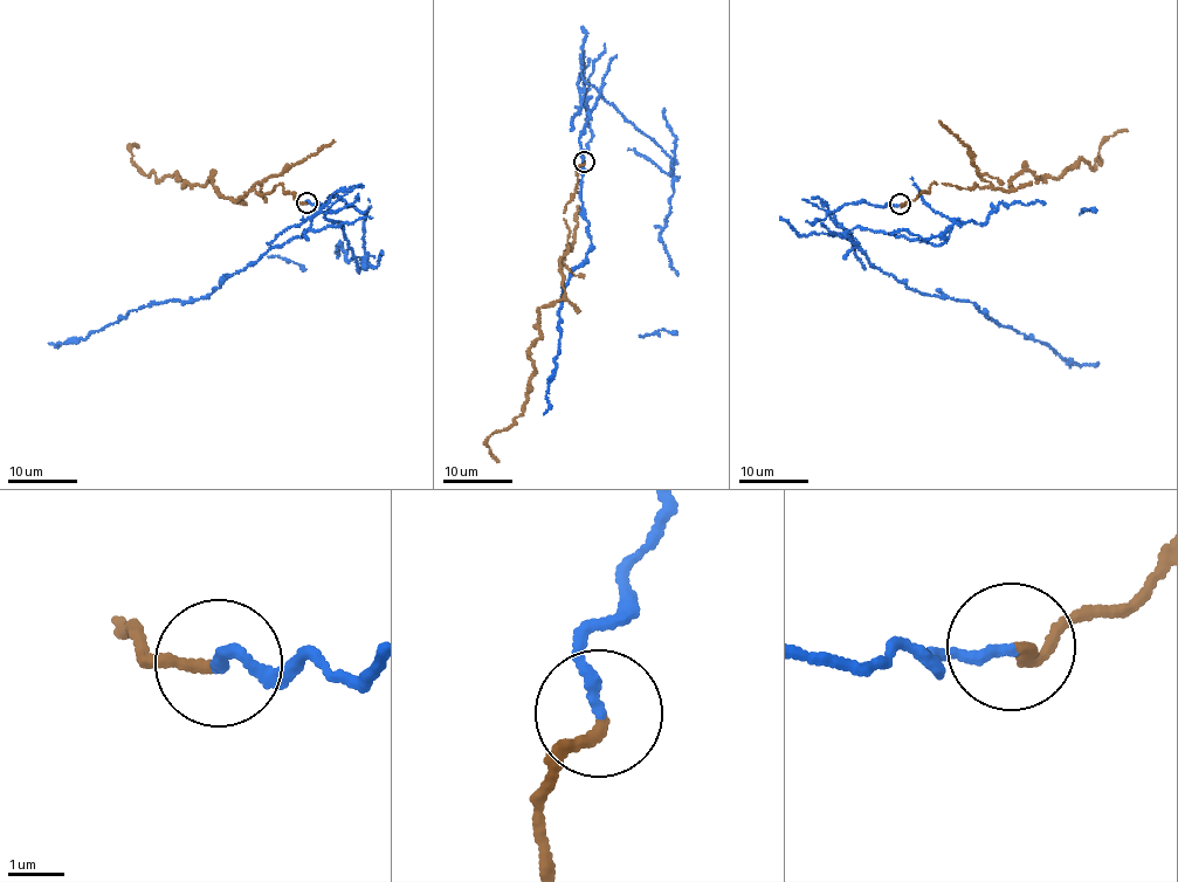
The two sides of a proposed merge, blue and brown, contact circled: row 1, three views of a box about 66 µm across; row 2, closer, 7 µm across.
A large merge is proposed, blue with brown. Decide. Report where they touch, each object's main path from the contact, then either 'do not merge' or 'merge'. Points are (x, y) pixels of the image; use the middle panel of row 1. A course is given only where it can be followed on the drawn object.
at (584, 162); blue runs (585, 160), (592, 139), (585, 77), (590, 117), (579, 143), (591, 247), (564, 288), (544, 414); brown runs (585, 160), (564, 208), (564, 296), (538, 311), (528, 402), (487, 440), (498, 462); do not merge

